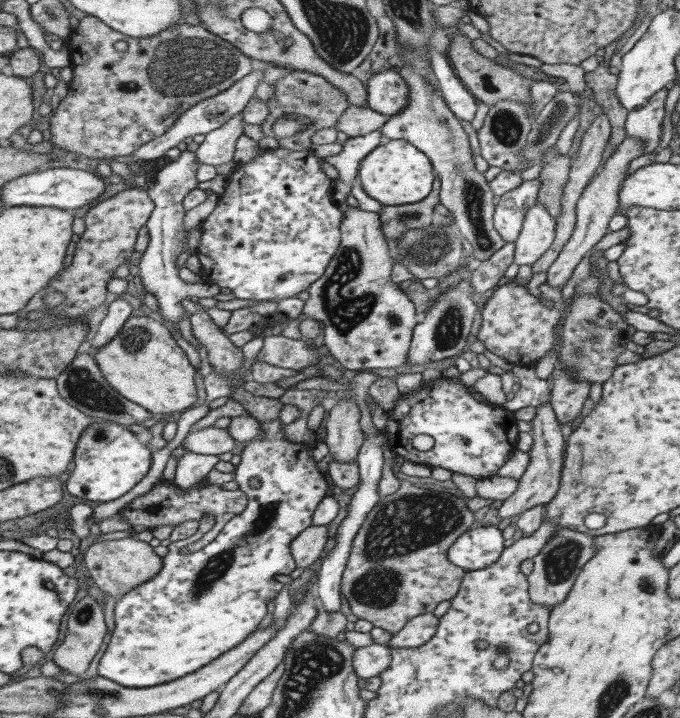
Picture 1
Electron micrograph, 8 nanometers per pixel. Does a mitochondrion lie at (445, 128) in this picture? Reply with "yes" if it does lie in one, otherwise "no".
yes

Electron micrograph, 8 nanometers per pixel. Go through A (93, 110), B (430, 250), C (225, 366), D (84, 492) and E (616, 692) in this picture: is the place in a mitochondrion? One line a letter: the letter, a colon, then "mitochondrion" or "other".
A: other
B: mitochondrion
C: other
D: other
E: mitochondrion

